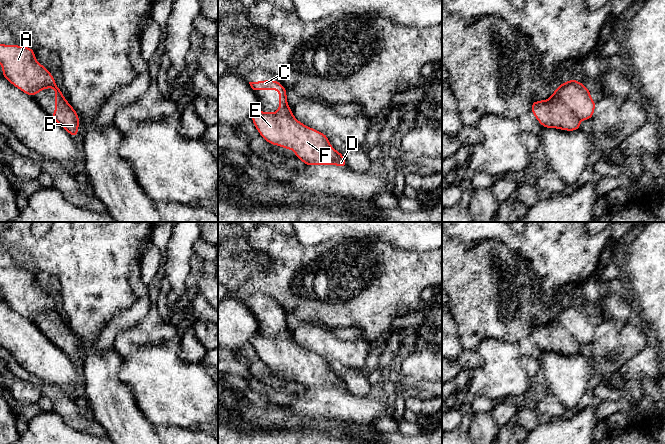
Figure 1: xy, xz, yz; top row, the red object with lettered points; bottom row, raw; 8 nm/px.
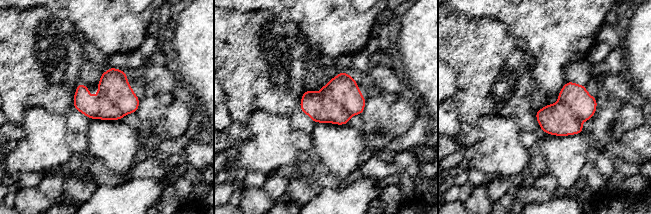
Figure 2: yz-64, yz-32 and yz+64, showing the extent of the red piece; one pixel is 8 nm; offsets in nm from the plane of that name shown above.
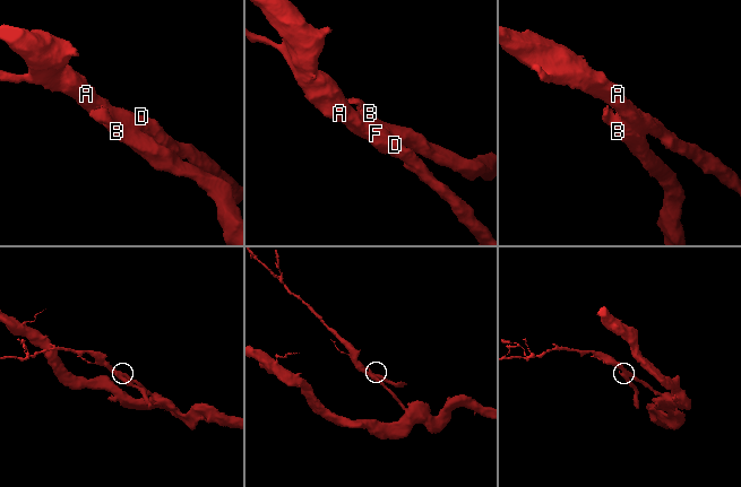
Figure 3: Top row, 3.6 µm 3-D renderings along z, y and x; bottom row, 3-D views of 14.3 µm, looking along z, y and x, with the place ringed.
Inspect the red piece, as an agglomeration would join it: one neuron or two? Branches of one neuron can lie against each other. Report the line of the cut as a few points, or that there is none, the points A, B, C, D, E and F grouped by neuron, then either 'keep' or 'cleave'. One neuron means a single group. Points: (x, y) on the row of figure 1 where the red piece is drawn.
cut in yz along (552, 95), (555, 95), (580, 119); A D E F / B C; cleave

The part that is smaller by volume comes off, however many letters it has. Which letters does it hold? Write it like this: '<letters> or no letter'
B, C

